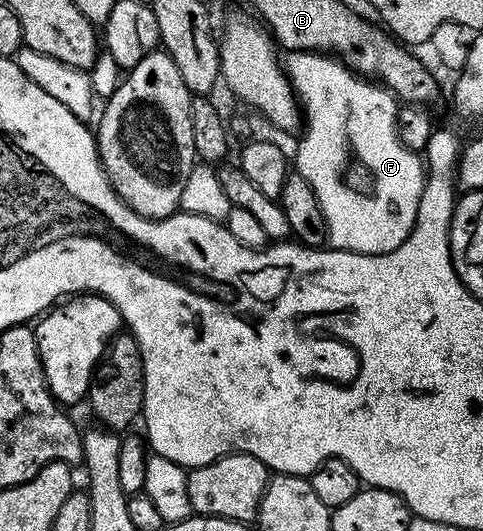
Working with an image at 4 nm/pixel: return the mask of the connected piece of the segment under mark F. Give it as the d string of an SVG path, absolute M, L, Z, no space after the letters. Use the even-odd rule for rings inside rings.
M290 53L287 58L286 65L284 61L284 72L289 84L291 86L294 84L292 89L296 94L297 100L300 102L301 112L304 114L304 129L306 125L306 134L303 135L302 142L298 145L298 165L296 165L296 172L304 179L308 179L308 183L316 195L318 206L326 220L326 236L329 244L333 248L347 249L353 253L387 253L396 247L400 247L400 243L404 243L404 239L408 239L408 235L414 229L416 211L420 203L420 195L422 194L424 161L419 154L413 153L408 147L404 147L404 143L400 139L400 135L398 134L400 124L399 102L389 89L347 69L341 61L335 59L333 56L324 53Z

